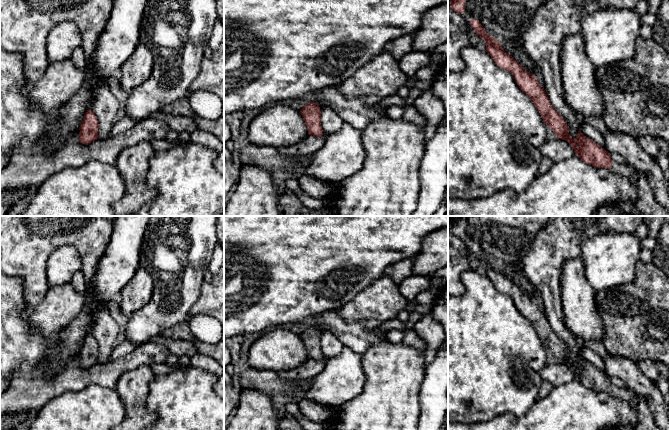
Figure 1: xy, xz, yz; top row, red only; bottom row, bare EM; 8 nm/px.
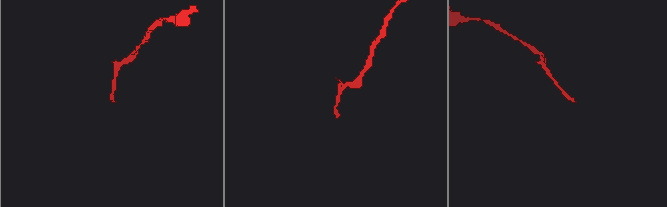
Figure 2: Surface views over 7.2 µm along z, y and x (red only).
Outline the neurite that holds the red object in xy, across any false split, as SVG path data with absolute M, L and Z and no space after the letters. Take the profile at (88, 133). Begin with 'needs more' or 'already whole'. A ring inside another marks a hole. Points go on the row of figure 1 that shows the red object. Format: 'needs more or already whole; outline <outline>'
already whole; outline M91 109L84 115L82 124L79 127L79 142L88 145L98 139L99 123Z

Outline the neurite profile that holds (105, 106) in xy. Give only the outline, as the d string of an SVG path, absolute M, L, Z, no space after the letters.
M97 80L92 93L90 109L99 123L98 139L105 140L111 136L111 128L119 110L119 102L111 93L106 81Z

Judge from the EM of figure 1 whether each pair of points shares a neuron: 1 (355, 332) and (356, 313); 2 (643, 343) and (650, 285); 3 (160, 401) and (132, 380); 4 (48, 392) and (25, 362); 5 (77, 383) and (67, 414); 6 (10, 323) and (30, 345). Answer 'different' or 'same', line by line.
1: different
2: same
3: different
4: different
5: different
6: same

